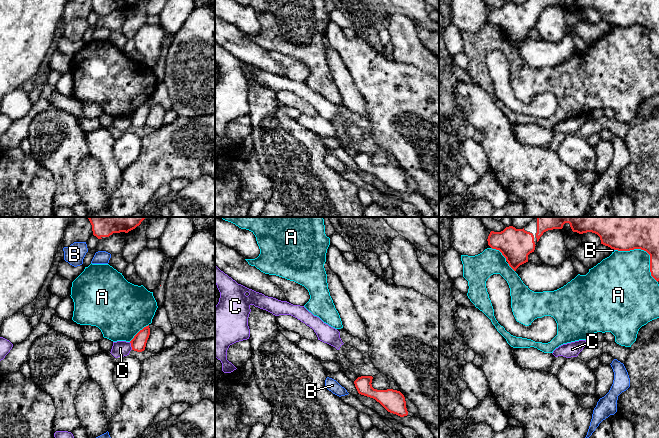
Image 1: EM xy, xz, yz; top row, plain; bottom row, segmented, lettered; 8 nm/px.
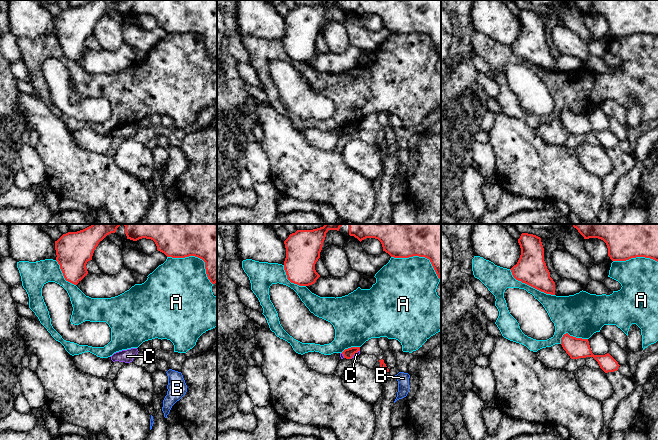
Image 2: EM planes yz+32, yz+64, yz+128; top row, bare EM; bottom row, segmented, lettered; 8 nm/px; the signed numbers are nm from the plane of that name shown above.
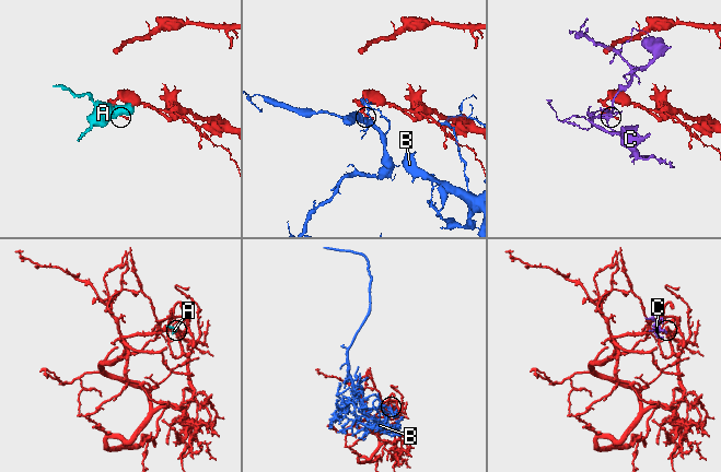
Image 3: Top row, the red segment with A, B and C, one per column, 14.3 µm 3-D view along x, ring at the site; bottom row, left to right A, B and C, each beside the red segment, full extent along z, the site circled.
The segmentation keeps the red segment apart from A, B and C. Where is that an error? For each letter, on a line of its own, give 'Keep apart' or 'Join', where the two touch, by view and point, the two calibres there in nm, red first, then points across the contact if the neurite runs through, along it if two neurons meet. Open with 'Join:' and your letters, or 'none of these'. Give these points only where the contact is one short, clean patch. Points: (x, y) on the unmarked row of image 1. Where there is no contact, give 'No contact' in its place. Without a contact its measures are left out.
Join: none of these
A: Keep apart. Touches red at yz (646, 27). Thickness 220 nm (red) against 380 nm
B: Keep apart. Touches red at yz (613, 24). Thickness 220 nm (red) against 20 nm. Boundary: yz (611, 24), (614, 26)
C: Keep apart. Touches red at xy (131, 122). Thickness 120 nm (red) against 130 nm

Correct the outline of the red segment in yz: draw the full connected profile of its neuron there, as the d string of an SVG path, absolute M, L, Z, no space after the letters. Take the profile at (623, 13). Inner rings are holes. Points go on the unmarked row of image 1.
M528 0L523 5L513 2L506 3L501 8L491 7L488 12L488 21L499 26L506 34L509 42L516 45L528 38L528 31L535 26L535 22L544 8L553 5L563 5L567 8L579 10L592 8L600 13L601 20L618 27L641 25L650 31L651 52L659 57L659 0Z

